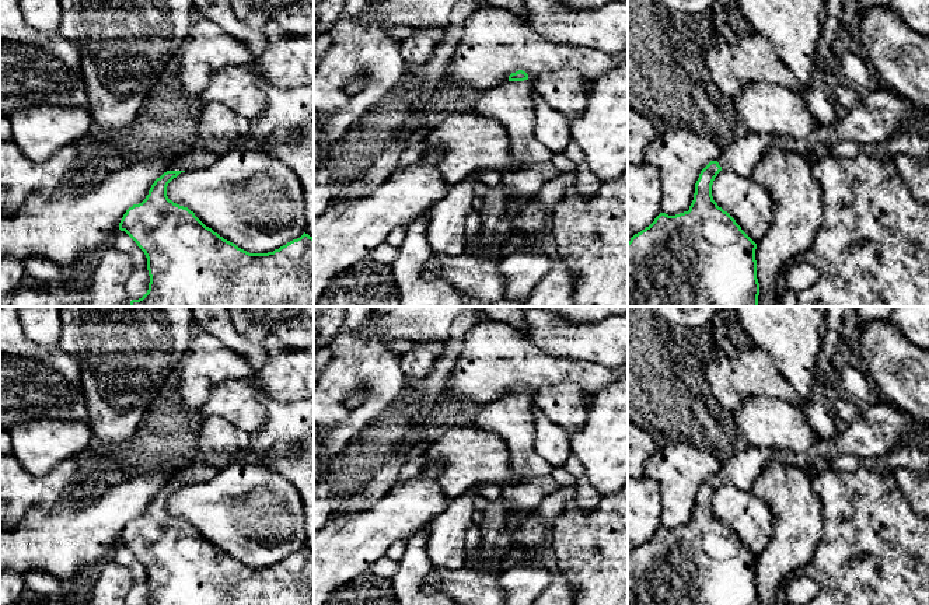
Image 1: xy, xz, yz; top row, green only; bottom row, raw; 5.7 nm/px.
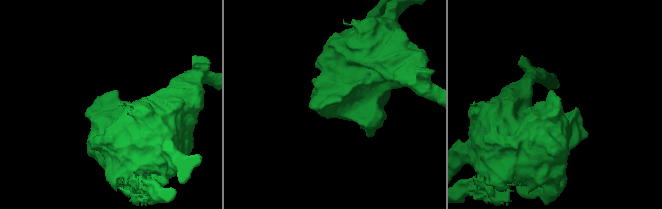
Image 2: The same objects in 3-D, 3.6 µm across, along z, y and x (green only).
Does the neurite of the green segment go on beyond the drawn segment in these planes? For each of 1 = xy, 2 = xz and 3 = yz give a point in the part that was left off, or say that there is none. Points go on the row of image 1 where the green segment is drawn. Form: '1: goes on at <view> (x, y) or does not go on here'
1: does not go on here
2: does not go on here
3: does not go on here

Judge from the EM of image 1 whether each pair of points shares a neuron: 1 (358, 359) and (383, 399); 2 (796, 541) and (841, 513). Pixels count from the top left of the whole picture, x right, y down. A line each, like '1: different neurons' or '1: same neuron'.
1: same neuron
2: different neurons

